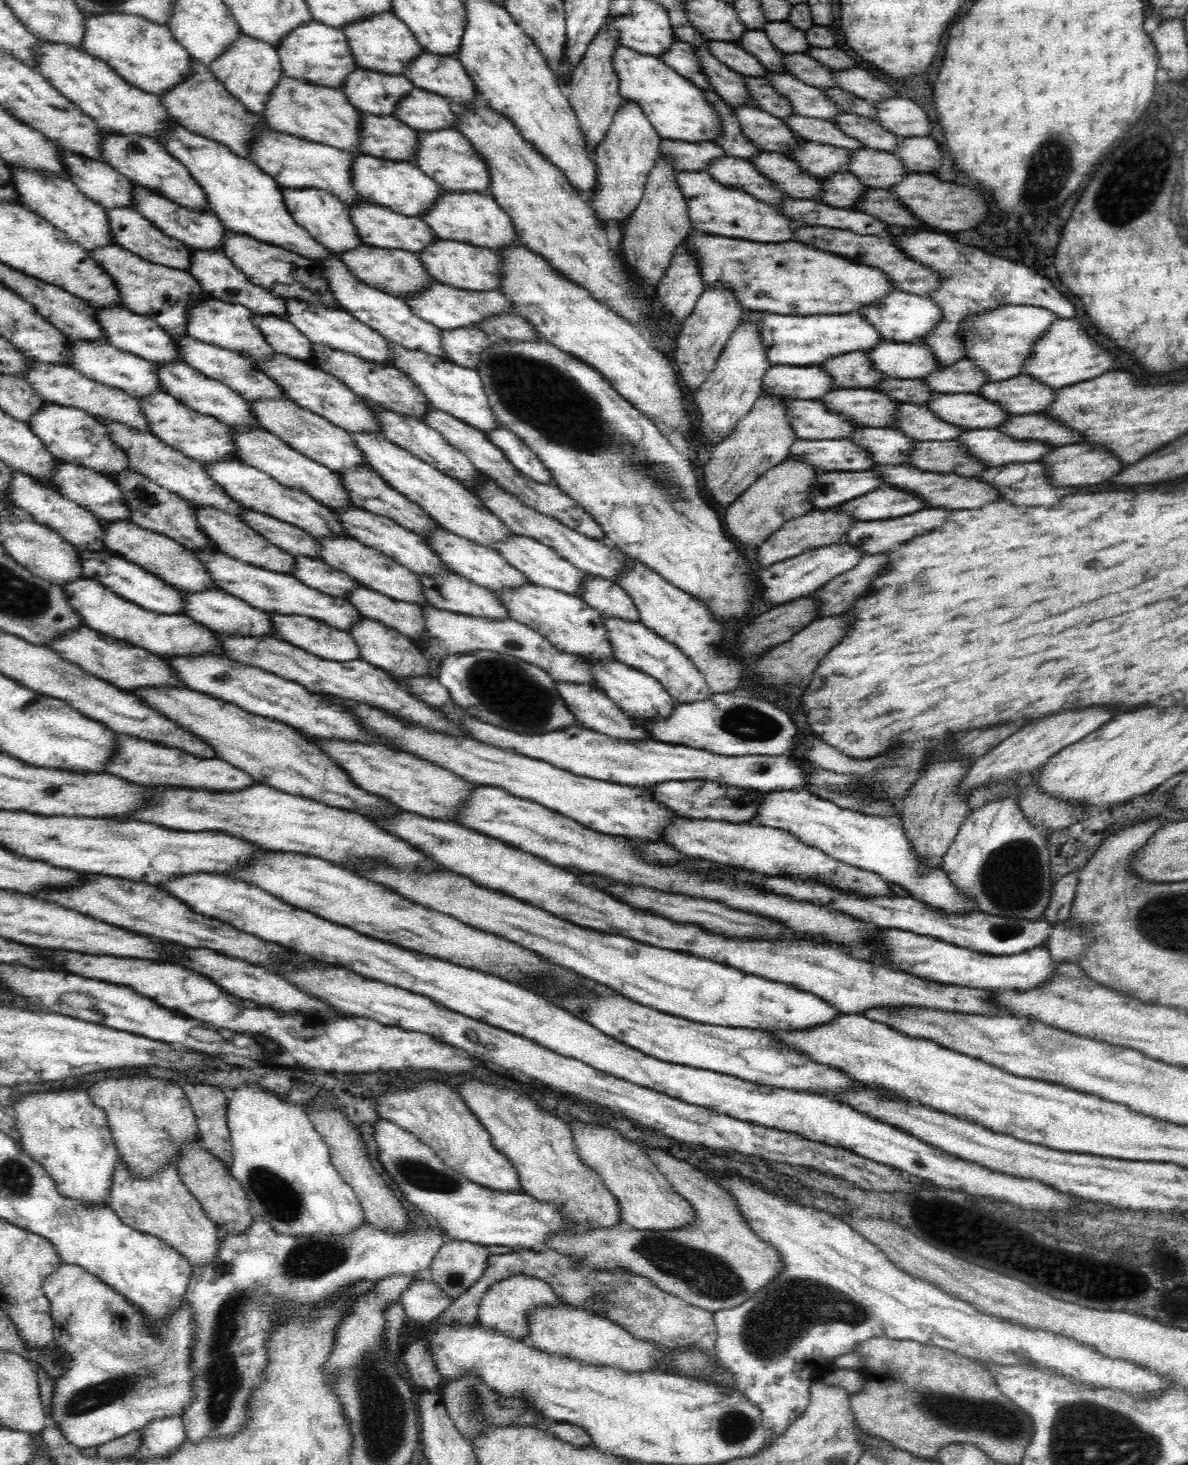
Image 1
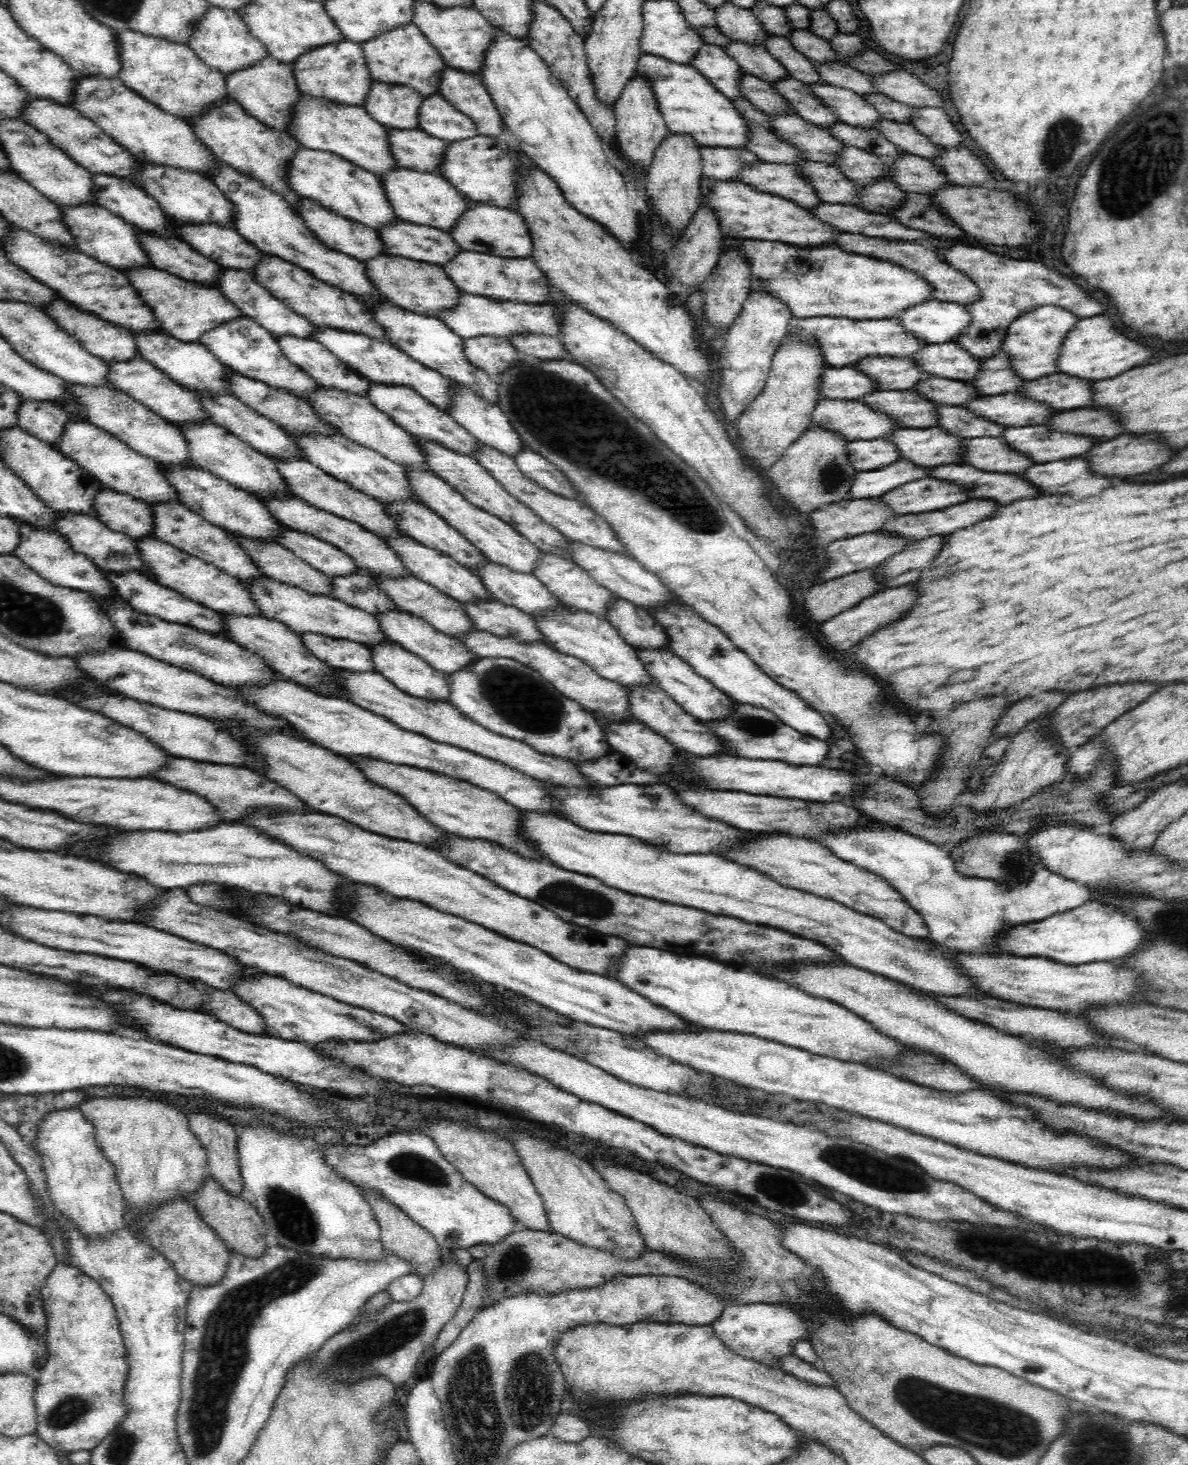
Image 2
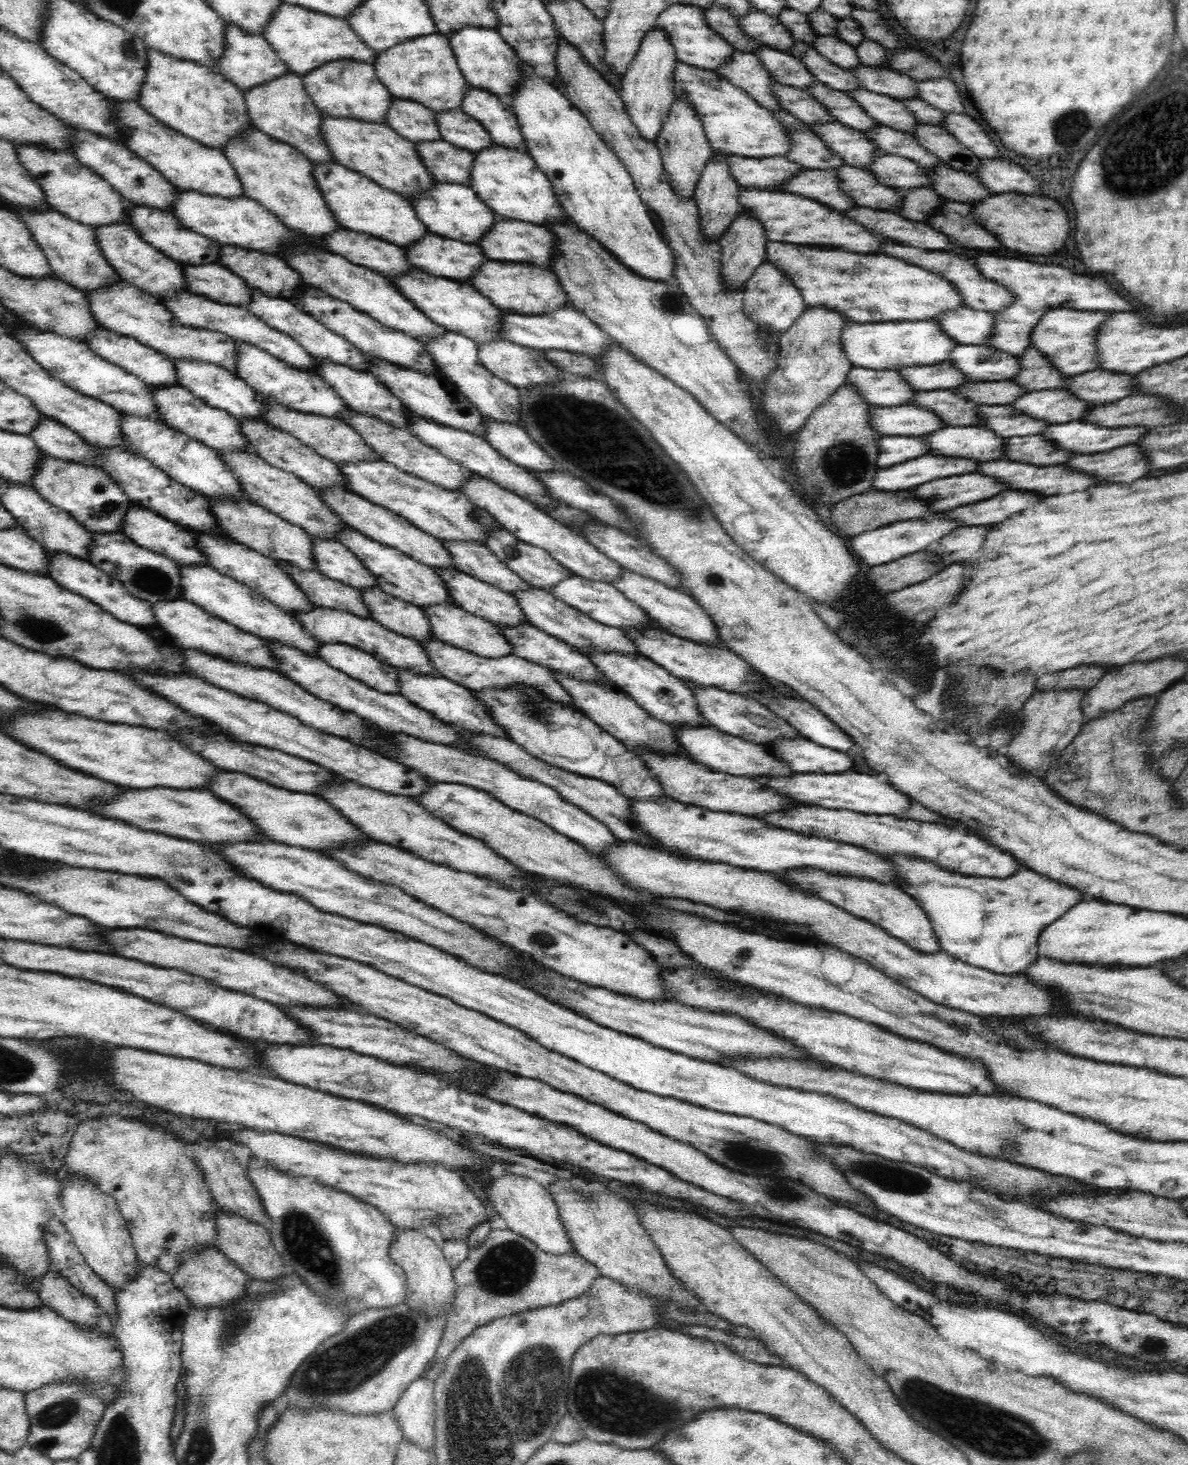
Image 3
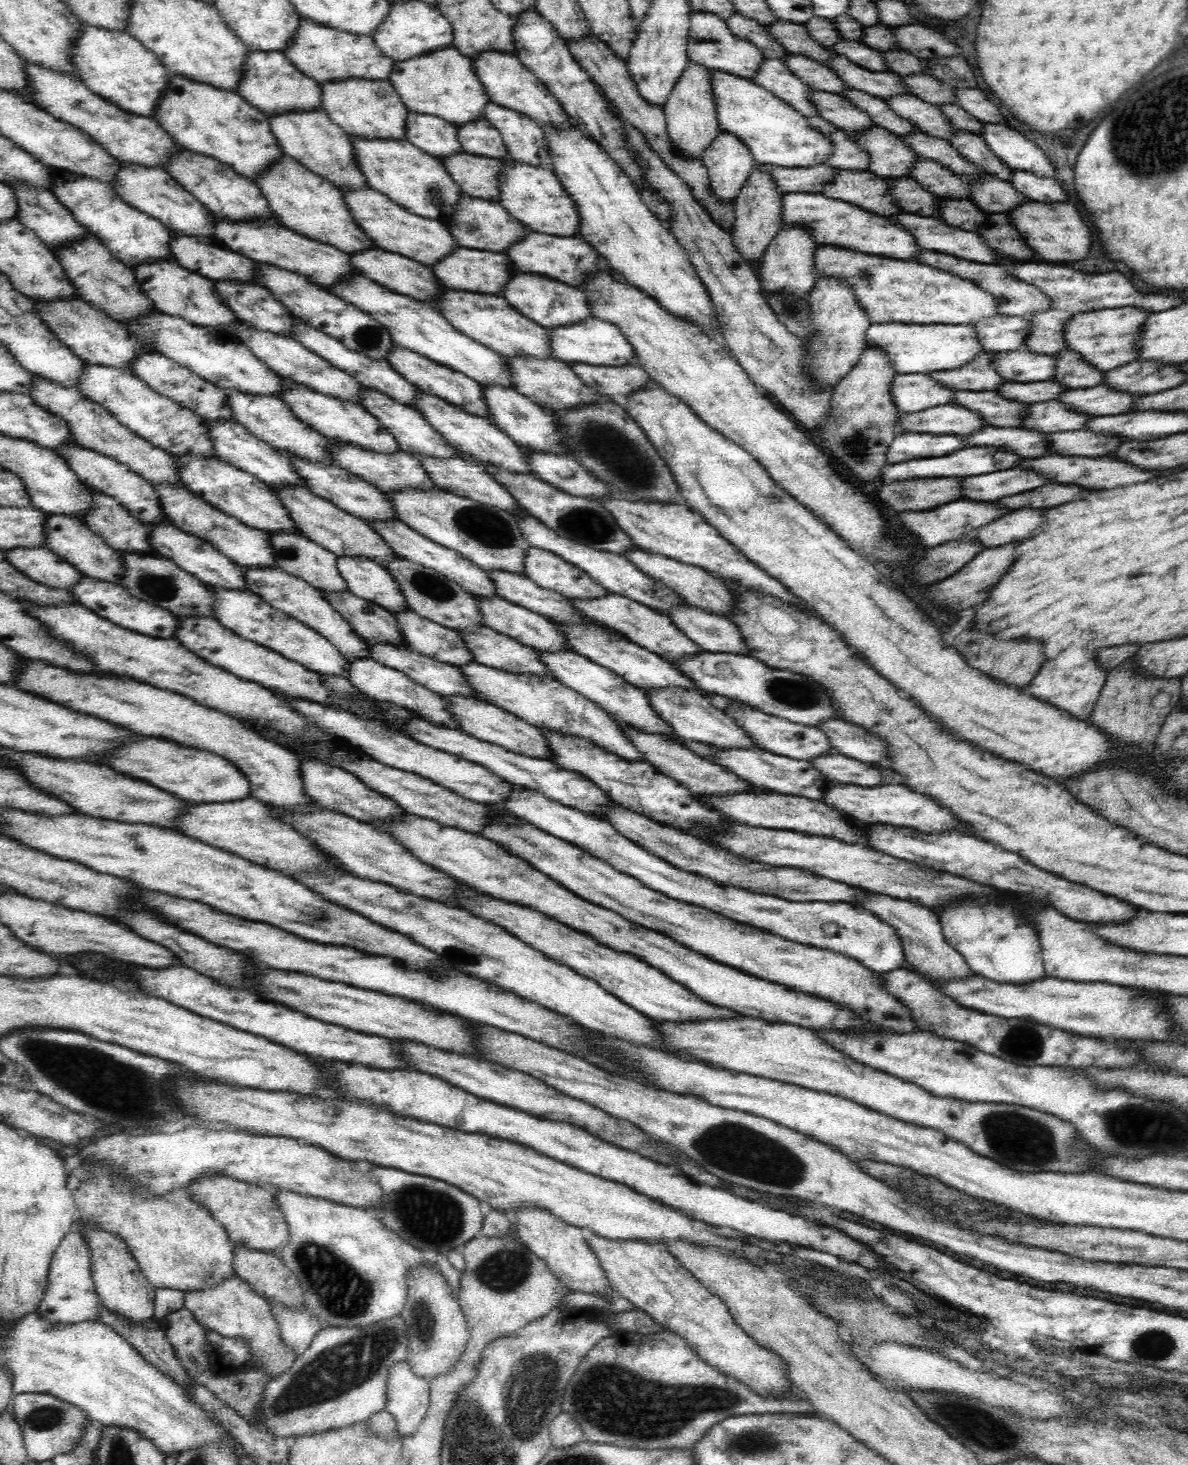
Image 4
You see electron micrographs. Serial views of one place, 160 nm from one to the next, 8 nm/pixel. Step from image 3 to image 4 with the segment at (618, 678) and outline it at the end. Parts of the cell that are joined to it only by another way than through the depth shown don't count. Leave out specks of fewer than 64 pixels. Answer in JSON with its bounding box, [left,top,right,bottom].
[644,686,760,749]

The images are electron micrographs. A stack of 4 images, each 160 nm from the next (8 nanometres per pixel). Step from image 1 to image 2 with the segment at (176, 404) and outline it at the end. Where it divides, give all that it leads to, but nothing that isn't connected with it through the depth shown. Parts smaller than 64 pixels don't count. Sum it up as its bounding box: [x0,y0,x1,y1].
[176,420,294,497]

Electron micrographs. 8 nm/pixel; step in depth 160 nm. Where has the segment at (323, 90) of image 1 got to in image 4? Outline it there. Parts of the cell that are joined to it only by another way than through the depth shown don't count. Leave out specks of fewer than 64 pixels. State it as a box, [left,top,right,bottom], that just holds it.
[351,137,465,224]

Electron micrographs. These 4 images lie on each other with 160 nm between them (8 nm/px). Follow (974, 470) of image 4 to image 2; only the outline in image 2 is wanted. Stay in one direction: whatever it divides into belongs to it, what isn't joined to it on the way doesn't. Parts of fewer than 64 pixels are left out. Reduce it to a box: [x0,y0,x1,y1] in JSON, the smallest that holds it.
[846,458,930,498]

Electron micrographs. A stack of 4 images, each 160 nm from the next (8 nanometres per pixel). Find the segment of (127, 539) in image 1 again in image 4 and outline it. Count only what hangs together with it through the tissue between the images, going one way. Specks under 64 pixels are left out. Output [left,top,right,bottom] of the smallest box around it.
[208,587,349,680]

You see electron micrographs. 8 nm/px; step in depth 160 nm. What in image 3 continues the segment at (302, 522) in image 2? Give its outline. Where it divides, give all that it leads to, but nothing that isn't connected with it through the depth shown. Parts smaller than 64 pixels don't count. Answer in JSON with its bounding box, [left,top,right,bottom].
[335,527,454,609]

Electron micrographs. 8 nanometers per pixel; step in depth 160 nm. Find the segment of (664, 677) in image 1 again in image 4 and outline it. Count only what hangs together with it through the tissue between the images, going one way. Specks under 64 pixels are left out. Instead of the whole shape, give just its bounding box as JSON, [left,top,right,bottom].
[725,705,835,761]

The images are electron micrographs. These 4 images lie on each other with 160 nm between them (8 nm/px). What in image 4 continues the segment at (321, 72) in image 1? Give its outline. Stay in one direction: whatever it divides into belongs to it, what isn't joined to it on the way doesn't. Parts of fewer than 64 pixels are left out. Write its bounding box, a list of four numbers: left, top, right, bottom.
[320,78,410,139]

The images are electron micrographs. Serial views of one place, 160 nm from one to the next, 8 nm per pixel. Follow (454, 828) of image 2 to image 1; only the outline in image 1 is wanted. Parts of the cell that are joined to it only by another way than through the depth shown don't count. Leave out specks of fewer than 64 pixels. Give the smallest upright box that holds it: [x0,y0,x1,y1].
[306,737,479,823]

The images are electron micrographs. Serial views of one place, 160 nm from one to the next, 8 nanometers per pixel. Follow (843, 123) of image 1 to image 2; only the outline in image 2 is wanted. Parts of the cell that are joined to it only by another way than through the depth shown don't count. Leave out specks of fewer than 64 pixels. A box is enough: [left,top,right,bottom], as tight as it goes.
[870,119,940,159]

